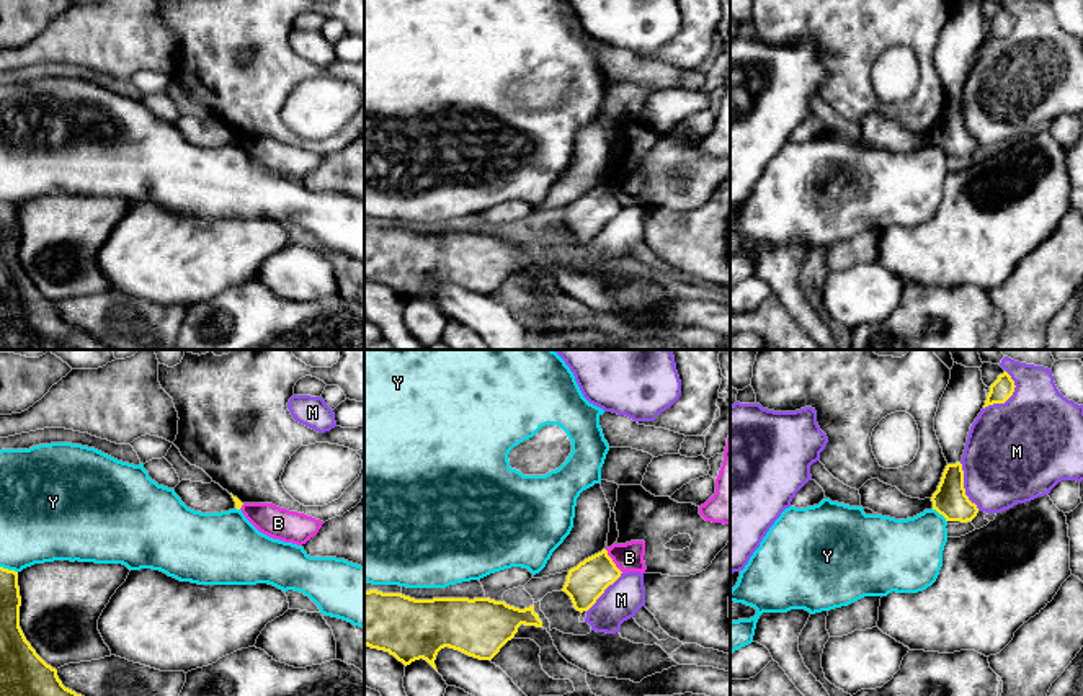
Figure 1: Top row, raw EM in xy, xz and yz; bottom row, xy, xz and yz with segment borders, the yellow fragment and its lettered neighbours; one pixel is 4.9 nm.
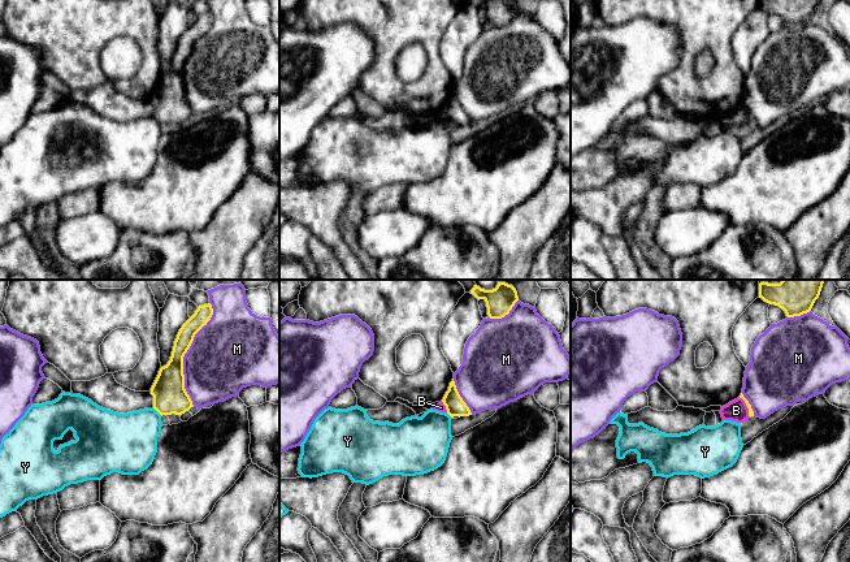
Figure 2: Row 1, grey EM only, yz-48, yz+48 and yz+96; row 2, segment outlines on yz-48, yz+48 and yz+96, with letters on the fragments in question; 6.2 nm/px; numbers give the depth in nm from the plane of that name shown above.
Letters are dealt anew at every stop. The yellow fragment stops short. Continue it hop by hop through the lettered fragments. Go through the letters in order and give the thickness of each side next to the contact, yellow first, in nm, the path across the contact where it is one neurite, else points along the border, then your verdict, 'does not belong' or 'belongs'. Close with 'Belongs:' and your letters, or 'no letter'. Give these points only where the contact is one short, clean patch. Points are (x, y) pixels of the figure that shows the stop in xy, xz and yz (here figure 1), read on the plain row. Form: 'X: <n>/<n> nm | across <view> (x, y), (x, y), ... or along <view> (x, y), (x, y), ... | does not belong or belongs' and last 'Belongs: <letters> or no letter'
B: 190/140 nm | along xz (605, 183), (623, 206) | does not belong
M: 110/480 nm | does not belong
Y: 160/340 nm | does not belong
Belongs: no letter

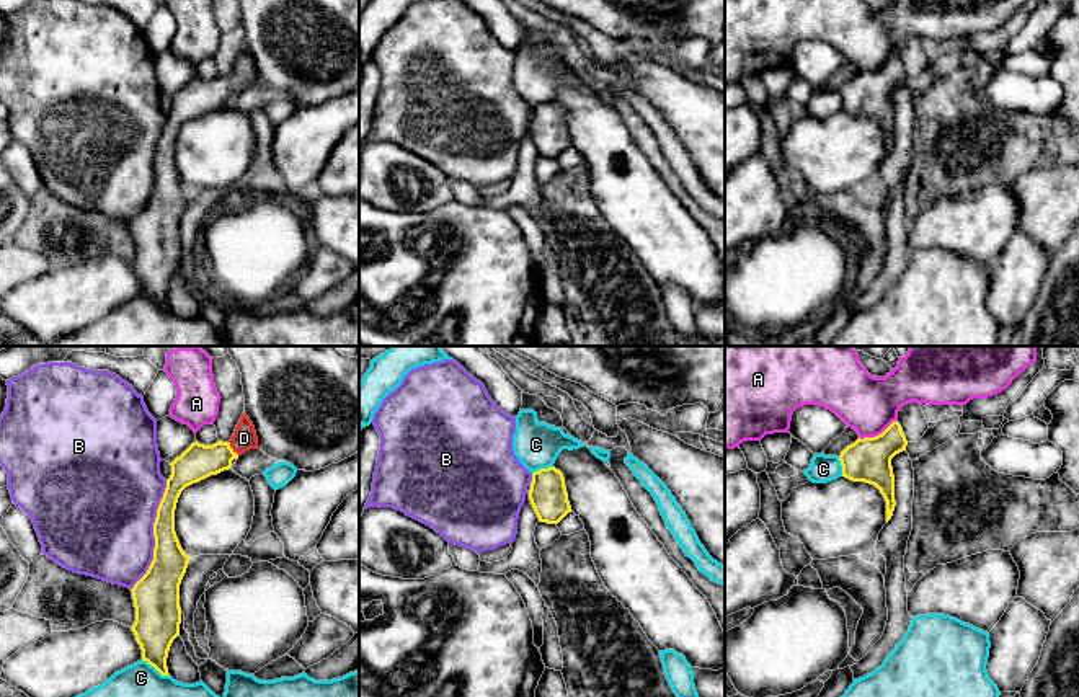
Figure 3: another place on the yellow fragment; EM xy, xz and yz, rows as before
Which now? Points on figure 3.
A: 220/280 nm | does not belong
B: 190/480 nm | does not belong
C: 220/420 nm | does not belong
D: 170/120 nm | across xy (198, 97), (216, 93), (230, 82), (244, 72) | belongs
Belongs: D

